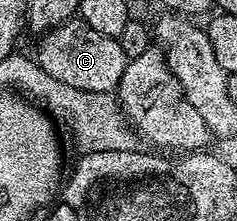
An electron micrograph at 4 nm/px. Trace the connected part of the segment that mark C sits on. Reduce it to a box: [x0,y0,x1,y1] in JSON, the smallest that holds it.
[33,18,128,92]

